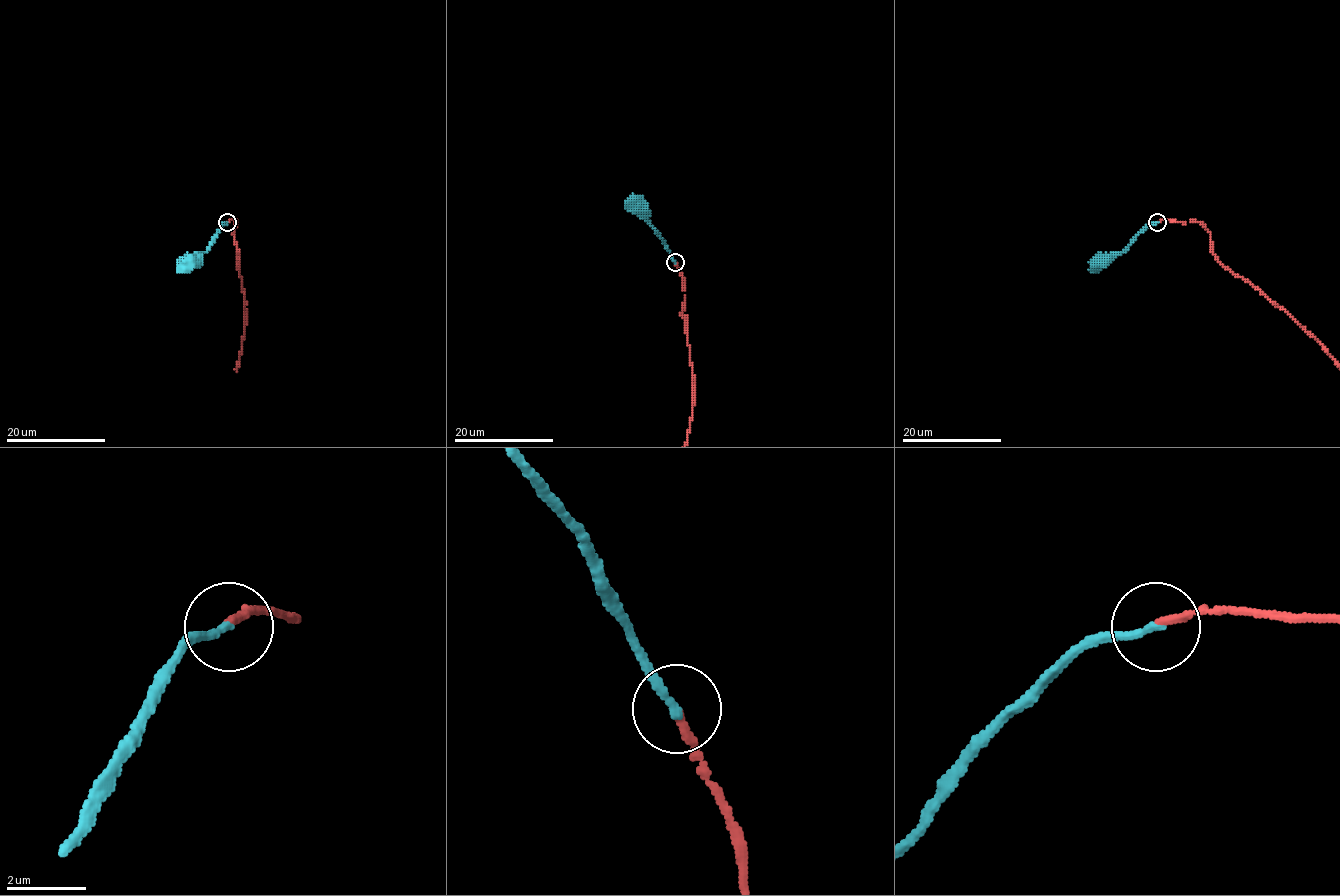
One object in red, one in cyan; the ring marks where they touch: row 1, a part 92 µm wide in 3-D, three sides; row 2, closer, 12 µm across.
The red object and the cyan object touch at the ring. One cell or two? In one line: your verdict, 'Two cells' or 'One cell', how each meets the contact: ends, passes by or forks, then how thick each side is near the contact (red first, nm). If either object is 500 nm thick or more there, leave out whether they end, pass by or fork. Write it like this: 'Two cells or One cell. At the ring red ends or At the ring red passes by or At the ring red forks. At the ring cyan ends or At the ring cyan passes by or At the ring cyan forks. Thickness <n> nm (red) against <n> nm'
One cell. At the ring red ends. At the ring cyan ends. Thickness 220 nm (red) against 200 nm

